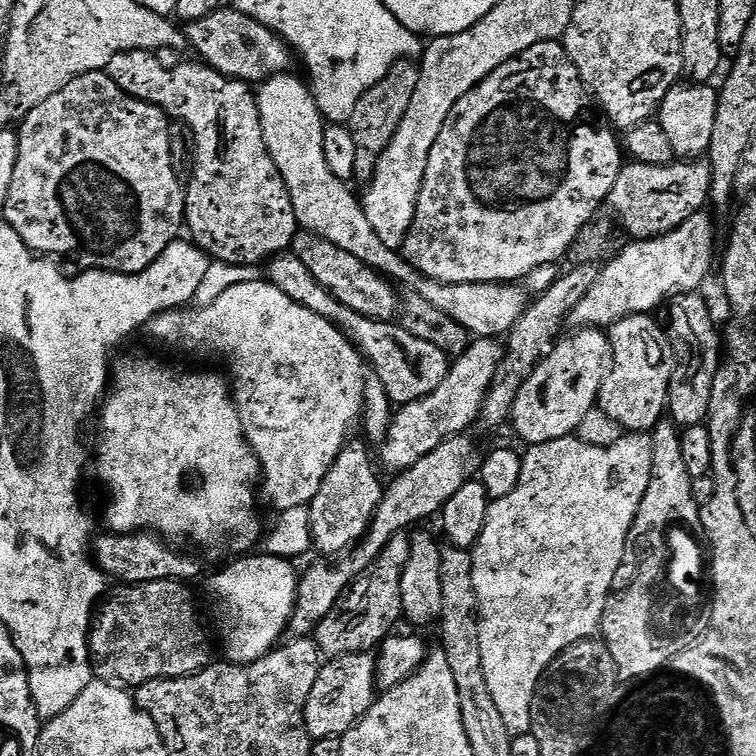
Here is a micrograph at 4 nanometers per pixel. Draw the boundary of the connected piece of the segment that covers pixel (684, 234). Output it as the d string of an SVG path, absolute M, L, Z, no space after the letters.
M704 210L696 212L689 220L682 222L682 226L664 236L625 243L616 253L616 257L603 265L598 282L594 282L594 286L590 286L582 302L574 306L567 323L573 324L571 327L576 330L581 328L608 330L627 316L655 313L655 308L660 303L661 307L673 294L699 289L699 284L707 278L708 271L712 268L712 220L706 213Z

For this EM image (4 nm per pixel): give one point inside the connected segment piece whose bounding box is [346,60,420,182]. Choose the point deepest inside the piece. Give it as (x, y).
(380, 111)

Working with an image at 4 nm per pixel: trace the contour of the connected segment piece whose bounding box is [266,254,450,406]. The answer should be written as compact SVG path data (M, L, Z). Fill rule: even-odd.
M281 254L271 257L266 264L266 279L269 284L278 286L278 290L282 290L286 298L294 298L298 306L306 306L306 310L314 310L314 314L336 325L362 353L371 371L382 382L393 405L403 406L418 398L426 398L426 394L442 386L450 367L450 358L447 354L422 338L414 338L414 334L400 327L399 323L371 320L342 306L338 298L334 298L321 284L314 282L314 278L310 278L310 270L306 270L306 265L298 262L296 256Z

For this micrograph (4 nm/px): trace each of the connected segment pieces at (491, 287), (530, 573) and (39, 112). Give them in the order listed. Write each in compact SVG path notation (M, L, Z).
M292 75L272 76L259 85L255 98L260 111L262 134L266 138L270 158L274 158L286 182L290 202L294 202L297 225L303 231L313 232L334 242L334 246L342 246L346 254L354 254L354 258L358 258L389 281L422 294L426 302L438 306L438 310L446 310L450 318L462 322L462 326L466 326L473 337L500 338L511 332L526 307L526 292L523 287L512 282L443 284L414 270L414 266L410 266L399 251L387 248L382 238L374 234L357 193L355 196L345 181L330 174L330 166L326 166L326 154L322 154L322 134L326 121L318 110L311 87L301 77L300 81Z
M625 434L614 446L592 446L575 435L563 436L554 442L542 442L531 445L522 456L522 478L508 494L491 501L486 514L486 526L482 526L482 534L476 547L471 549L472 577L474 578L474 594L480 611L480 649L482 650L482 670L486 670L486 686L490 686L490 694L494 697L494 706L498 706L498 714L502 714L502 722L506 722L506 730L513 736L520 736L532 730L532 703L534 690L542 678L542 674L558 658L562 650L566 650L579 640L591 640L599 633L602 622L602 610L606 610L606 598L614 582L614 570L622 562L624 553L624 537L630 534L630 526L638 514L638 506L646 494L646 486L650 486L652 477L652 438L648 434Z
M107 71L102 72L87 72L81 76L76 76L70 82L66 82L64 86L54 94L50 94L50 98L46 98L44 102L38 106L34 106L34 110L30 110L30 114L26 114L19 121L18 124L18 156L17 161L14 162L14 178L10 181L10 194L6 197L6 210L2 213L3 219L10 225L12 229L18 234L18 238L22 238L22 242L30 251L37 253L45 258L57 258L56 256L73 256L78 263L84 264L80 266L87 266L92 270L99 270L102 272L123 272L126 276L133 276L136 272L141 272L149 268L152 263L162 254L162 250L166 250L166 246L170 246L173 240L181 235L182 229L185 227L184 222L184 193L186 191L185 185L175 177L174 169L171 166L170 147L169 147L169 126L170 120L163 108L148 104L144 100L134 98L130 94L126 94L113 82L111 76Z

